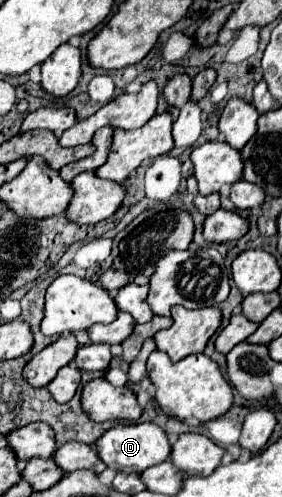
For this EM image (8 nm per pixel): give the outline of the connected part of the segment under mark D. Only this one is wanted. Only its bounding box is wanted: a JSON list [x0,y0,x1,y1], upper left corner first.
[95,422,171,474]

